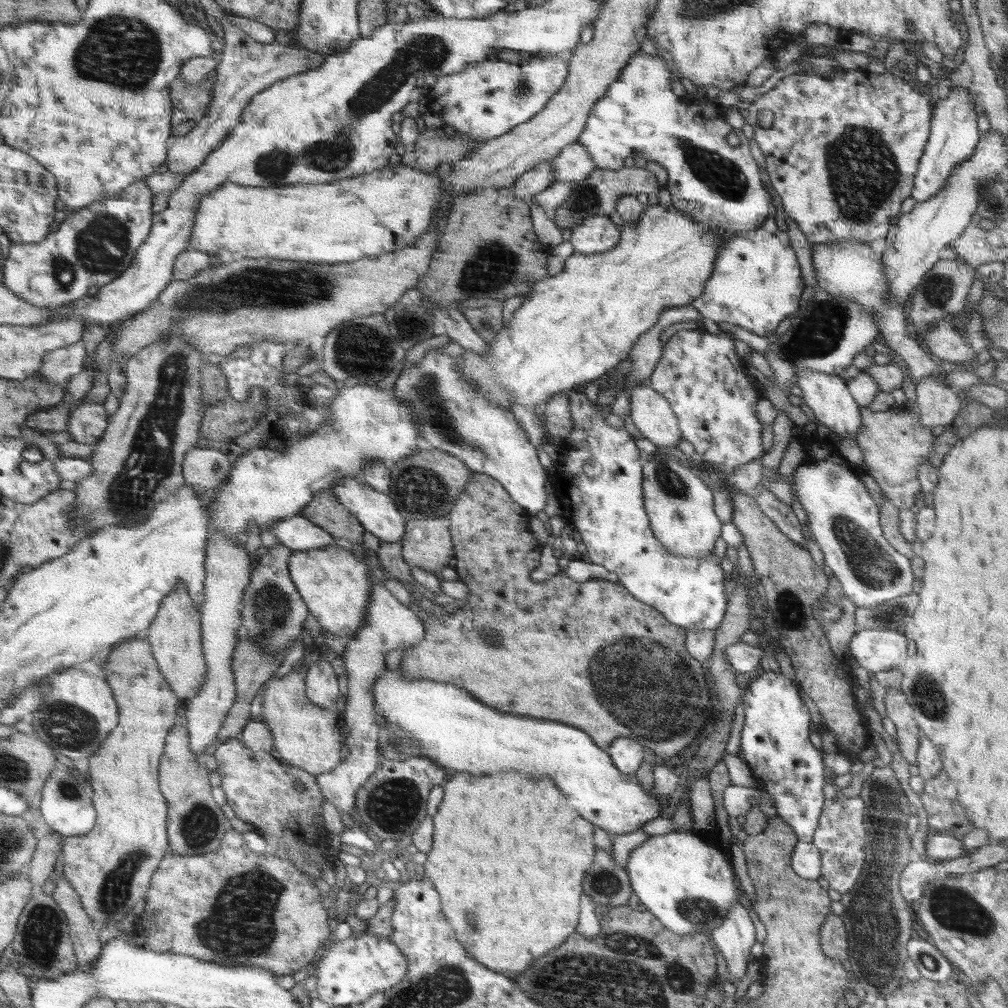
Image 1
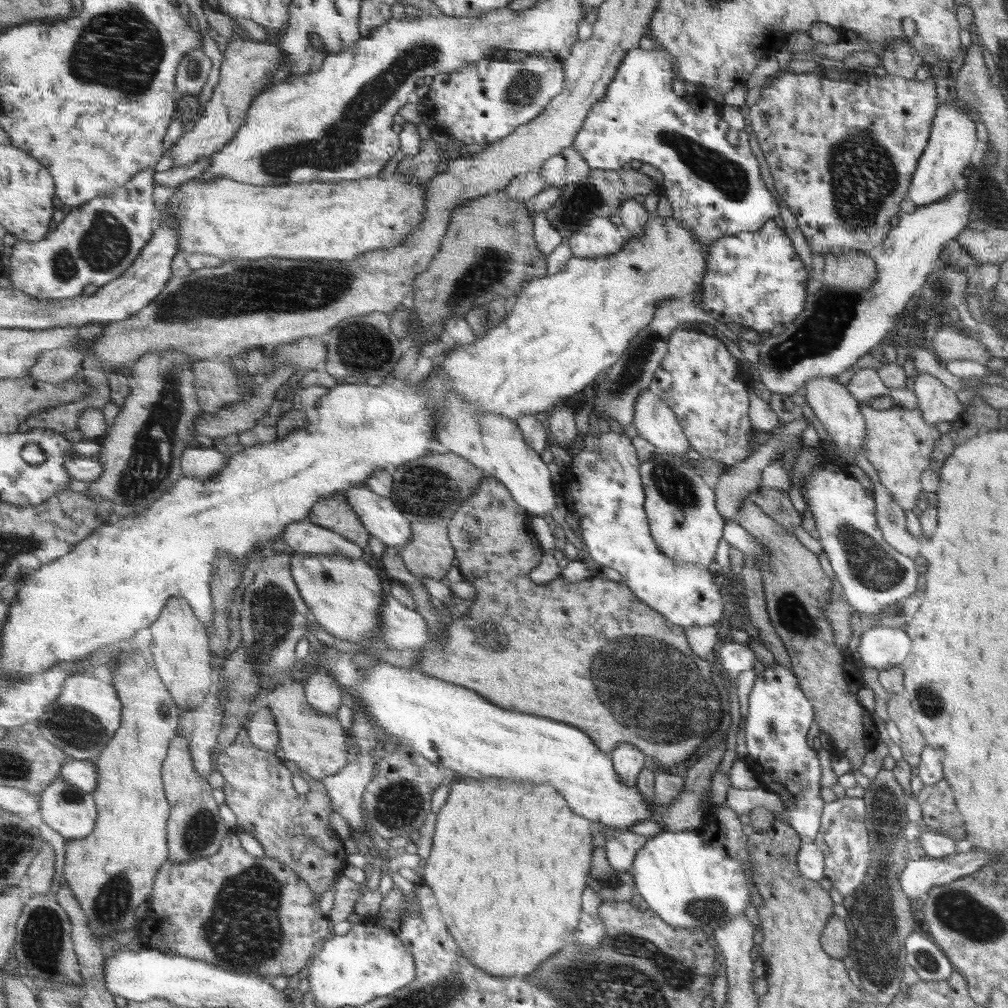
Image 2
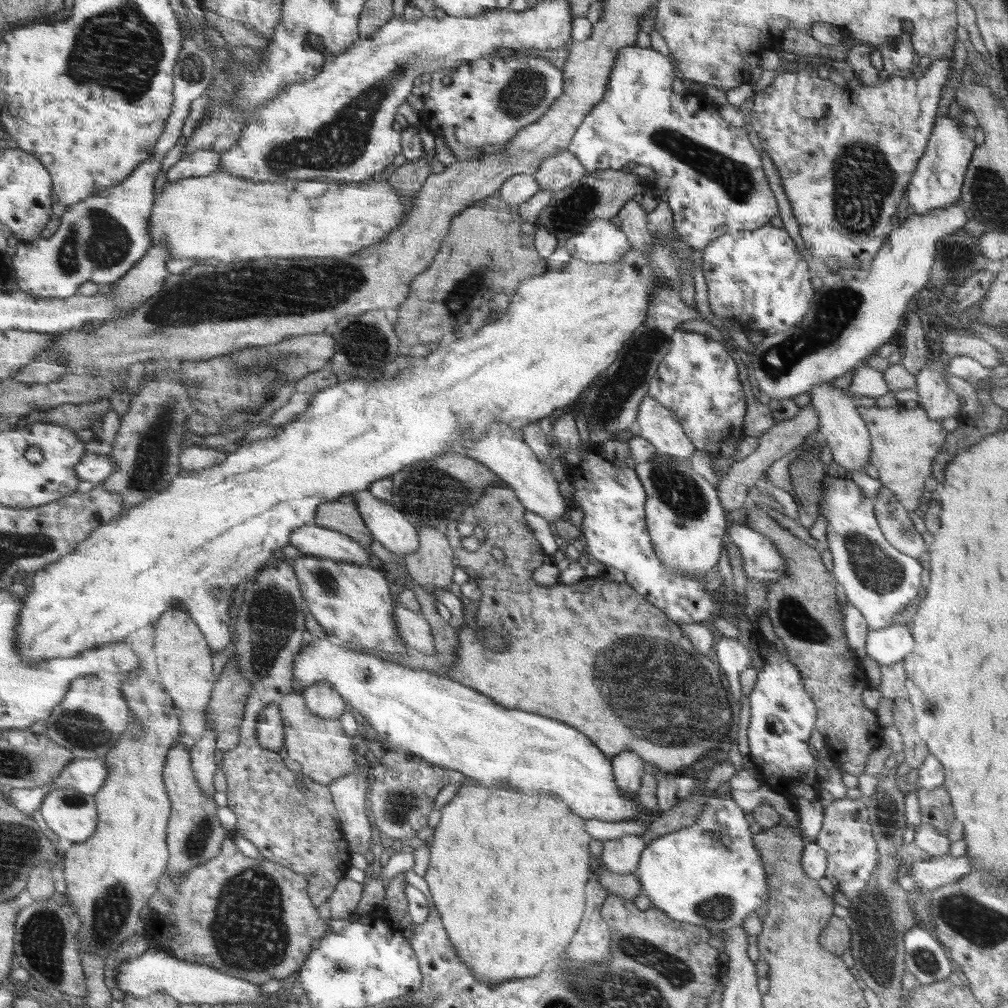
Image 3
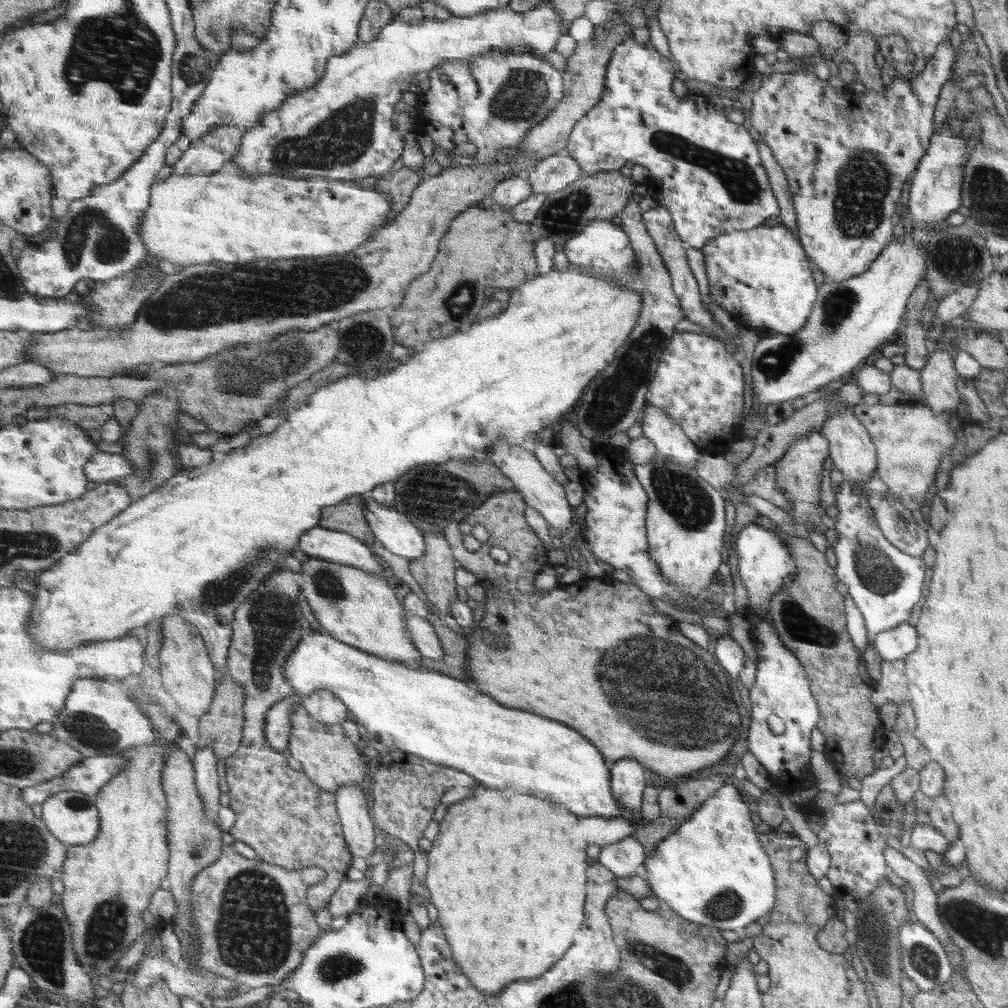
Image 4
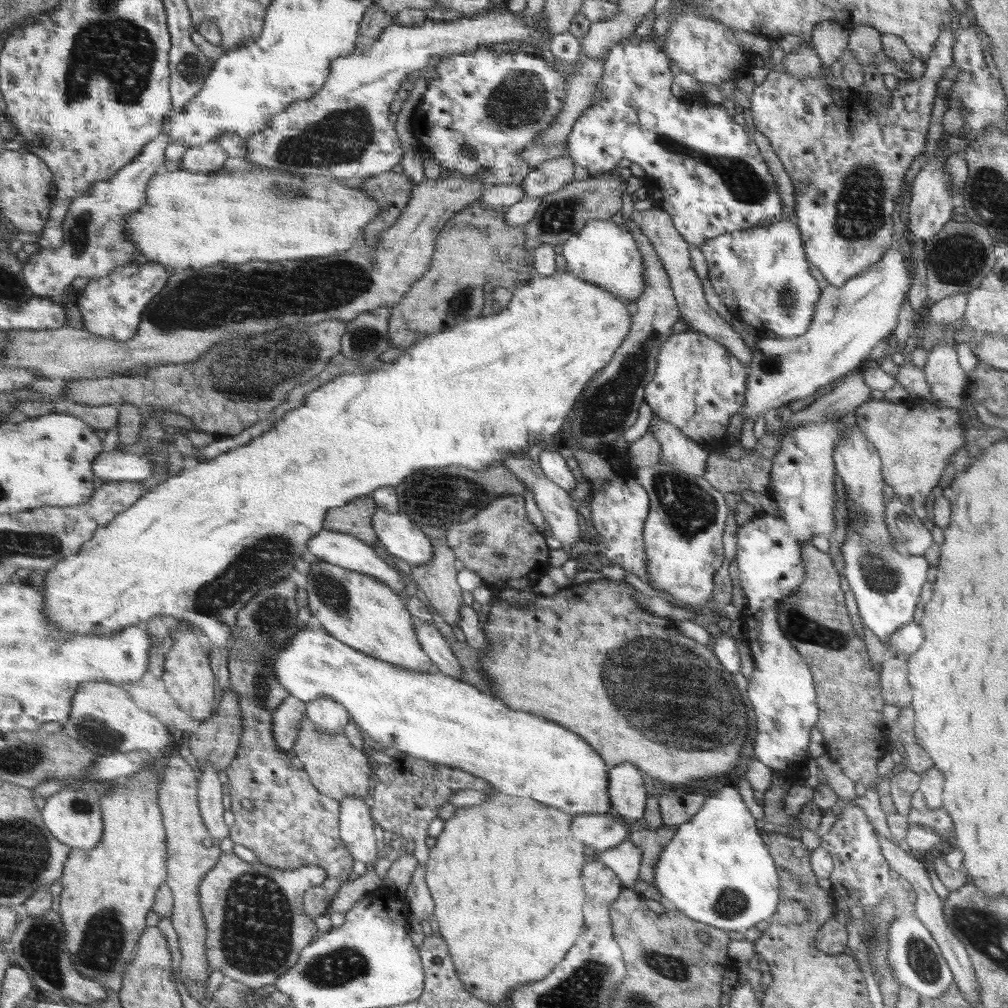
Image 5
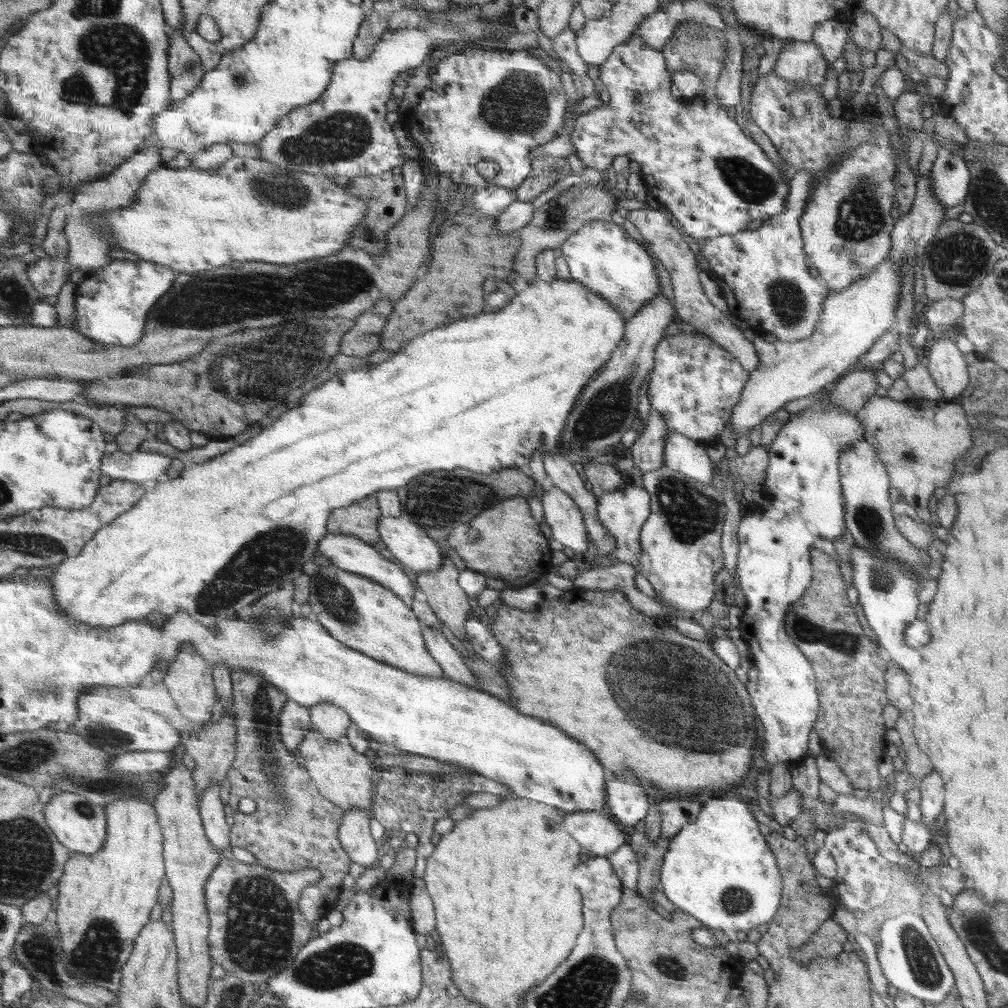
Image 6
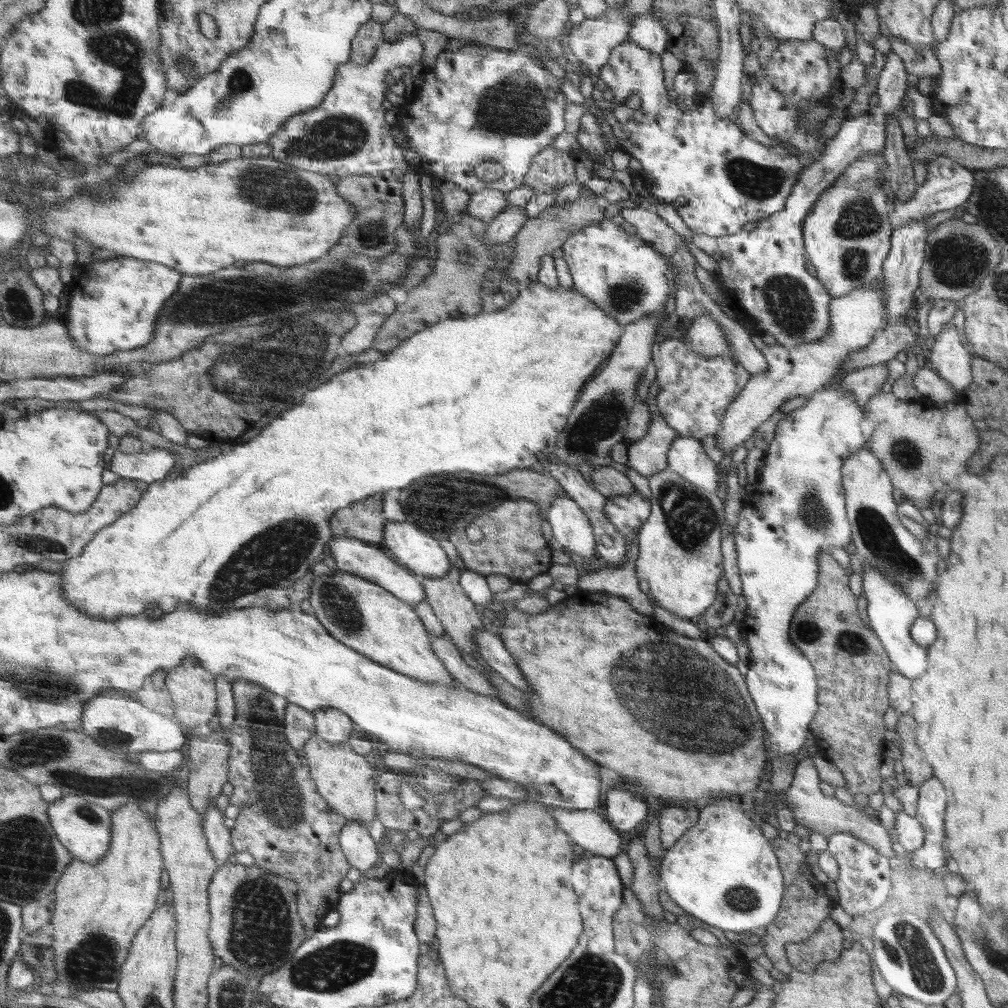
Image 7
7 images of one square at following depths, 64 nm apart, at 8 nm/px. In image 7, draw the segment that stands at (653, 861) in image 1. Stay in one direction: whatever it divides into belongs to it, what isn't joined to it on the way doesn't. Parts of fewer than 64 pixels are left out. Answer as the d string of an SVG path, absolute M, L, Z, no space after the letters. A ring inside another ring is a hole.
M732 798L710 801L700 811L697 823L665 852L660 864L660 888L690 915L722 931L752 933L760 927L767 928L776 918L784 894L782 872L772 849L760 828Z

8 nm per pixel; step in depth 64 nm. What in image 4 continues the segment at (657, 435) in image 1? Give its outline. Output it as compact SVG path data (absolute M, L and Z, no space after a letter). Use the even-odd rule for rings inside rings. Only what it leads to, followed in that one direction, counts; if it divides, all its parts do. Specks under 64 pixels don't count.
M646 402L640 421L643 436L653 442L658 457L675 461L684 469L696 468L696 462L702 456L702 451L664 409Z

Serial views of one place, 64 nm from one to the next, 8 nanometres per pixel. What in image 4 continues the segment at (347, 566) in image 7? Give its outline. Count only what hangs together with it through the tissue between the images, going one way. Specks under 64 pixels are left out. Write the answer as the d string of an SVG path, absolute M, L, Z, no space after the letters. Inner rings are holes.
M318 526L318 528L310 528L297 541L297 548L310 557L382 574L382 565L378 563L372 549L346 532Z

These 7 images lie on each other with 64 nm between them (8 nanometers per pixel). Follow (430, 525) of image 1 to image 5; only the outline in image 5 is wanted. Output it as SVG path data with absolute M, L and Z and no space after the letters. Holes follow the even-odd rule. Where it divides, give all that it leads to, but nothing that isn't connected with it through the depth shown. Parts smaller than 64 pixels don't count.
M433 539L433 559L429 563L411 567L411 578L420 587L420 590L426 595L436 612L450 626L457 625L461 619L461 606L464 605L462 590L457 584L456 554L449 547L445 539Z

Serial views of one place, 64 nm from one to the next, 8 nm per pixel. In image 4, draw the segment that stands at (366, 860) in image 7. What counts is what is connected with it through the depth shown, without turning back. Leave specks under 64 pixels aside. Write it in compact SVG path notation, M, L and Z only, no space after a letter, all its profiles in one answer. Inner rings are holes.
M348 783L338 787L335 795L345 839L354 856L366 858L374 854L375 823L362 787L356 783Z

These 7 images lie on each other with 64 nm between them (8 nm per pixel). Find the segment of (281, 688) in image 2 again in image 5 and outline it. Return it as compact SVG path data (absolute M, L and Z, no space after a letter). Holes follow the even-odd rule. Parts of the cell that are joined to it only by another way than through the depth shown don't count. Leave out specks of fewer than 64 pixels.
M307 716L300 721L298 739L291 748L292 755L303 762L303 770L309 773L312 783L322 793L336 800L356 797L364 801L368 792L368 782L370 782L368 758L360 752L360 749L353 746L343 731L336 732L334 736L328 736L316 725Z

